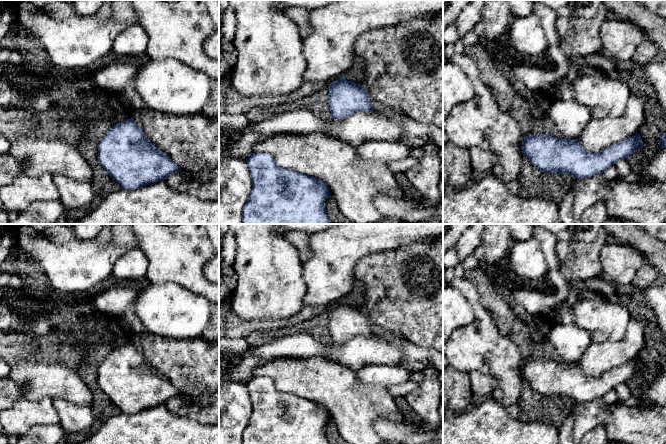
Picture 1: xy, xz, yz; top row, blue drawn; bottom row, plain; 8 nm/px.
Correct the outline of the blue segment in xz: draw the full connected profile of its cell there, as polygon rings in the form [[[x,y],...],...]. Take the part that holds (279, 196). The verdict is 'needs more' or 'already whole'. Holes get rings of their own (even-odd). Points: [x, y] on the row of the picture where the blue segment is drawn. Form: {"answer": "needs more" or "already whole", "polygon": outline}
{"answer": "already whole", "polygon": [[[252,153],[246,161],[252,190],[242,210],[242,224],[331,224],[324,207],[331,196],[320,179],[278,167],[268,153]]]}

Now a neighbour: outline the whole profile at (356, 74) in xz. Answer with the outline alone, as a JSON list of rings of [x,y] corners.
[[[357,57],[352,67],[343,75],[347,81],[361,84],[365,80],[365,67],[364,61]]]

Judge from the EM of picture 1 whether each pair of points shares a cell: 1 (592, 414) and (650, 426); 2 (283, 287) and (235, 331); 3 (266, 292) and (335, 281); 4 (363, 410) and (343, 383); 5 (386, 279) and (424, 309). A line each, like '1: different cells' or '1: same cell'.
1: same cell
2: different cells
3: different cells
4: same cell
5: same cell

